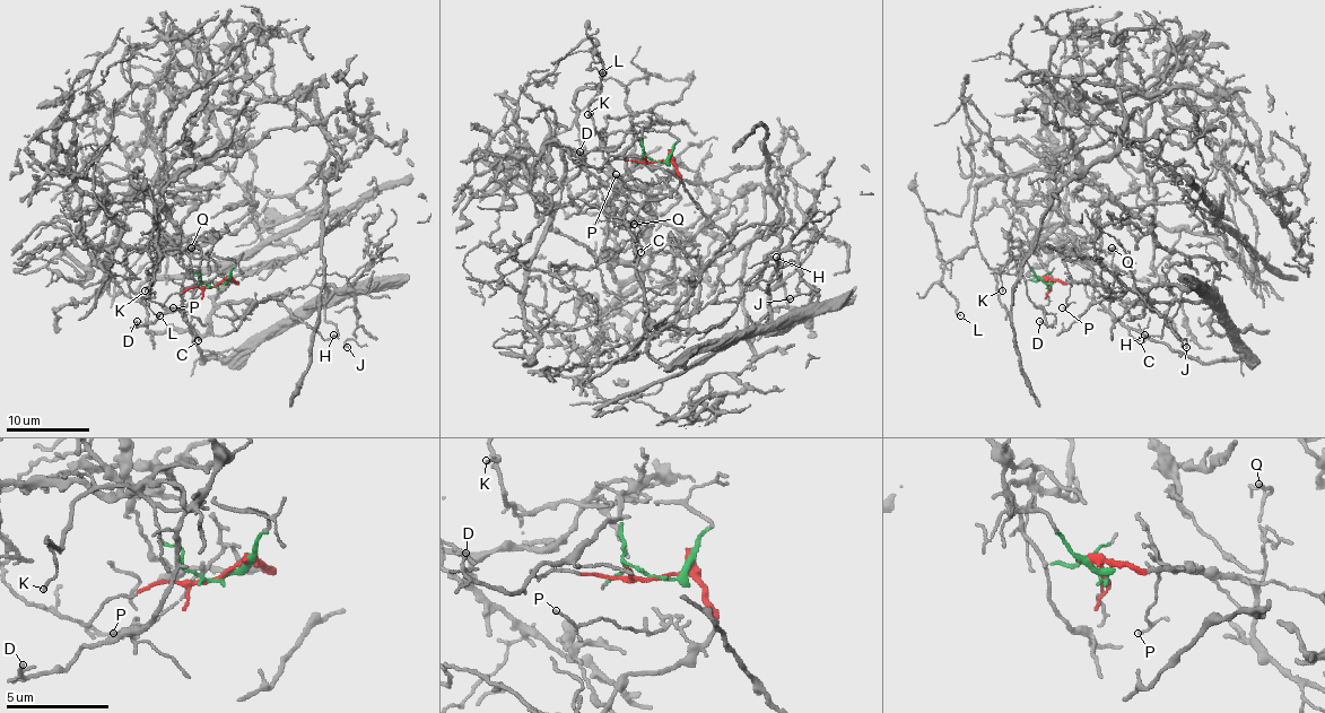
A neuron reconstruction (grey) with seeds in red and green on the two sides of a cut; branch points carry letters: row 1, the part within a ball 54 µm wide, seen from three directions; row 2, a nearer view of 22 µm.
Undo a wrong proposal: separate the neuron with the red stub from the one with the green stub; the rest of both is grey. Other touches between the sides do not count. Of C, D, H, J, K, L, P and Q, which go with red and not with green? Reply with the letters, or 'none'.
C, H, J, P, Q

